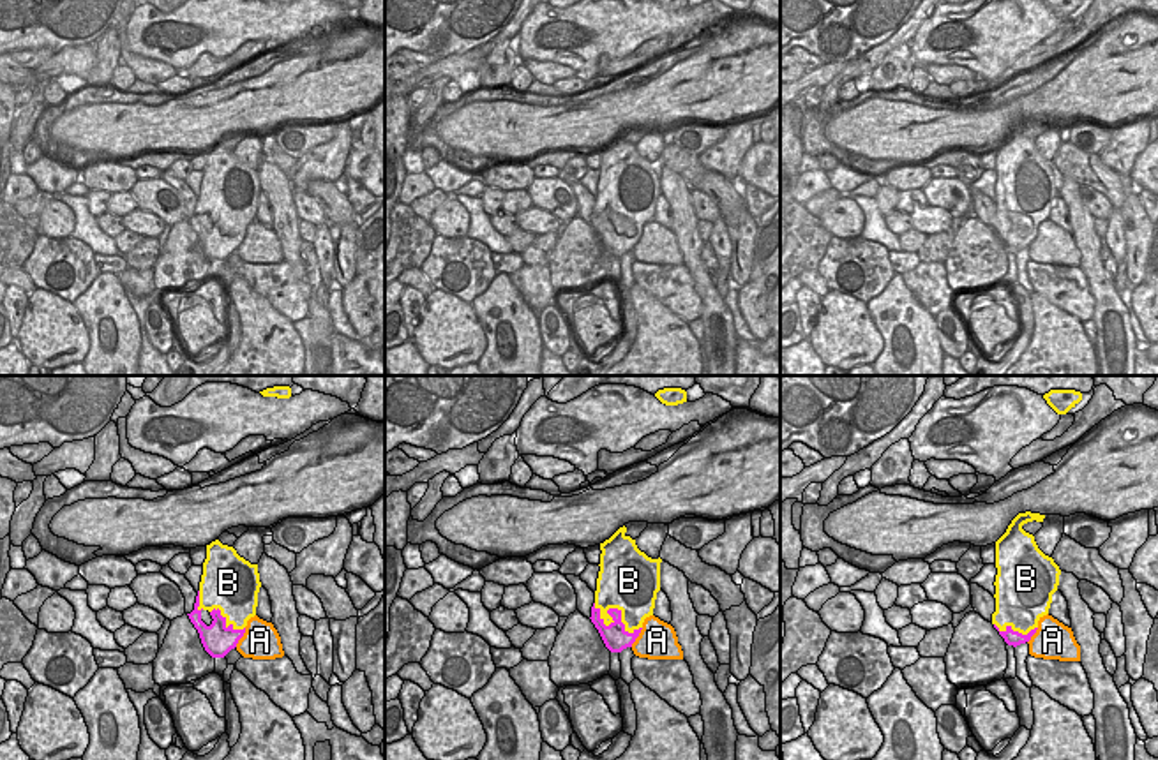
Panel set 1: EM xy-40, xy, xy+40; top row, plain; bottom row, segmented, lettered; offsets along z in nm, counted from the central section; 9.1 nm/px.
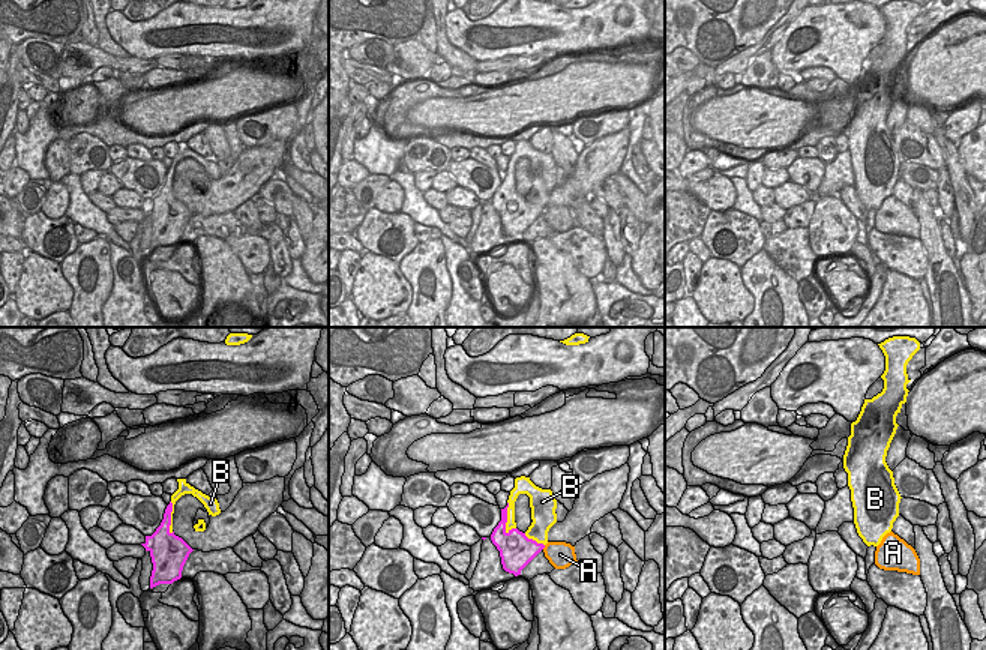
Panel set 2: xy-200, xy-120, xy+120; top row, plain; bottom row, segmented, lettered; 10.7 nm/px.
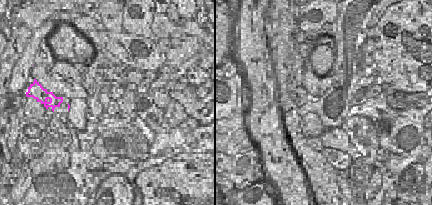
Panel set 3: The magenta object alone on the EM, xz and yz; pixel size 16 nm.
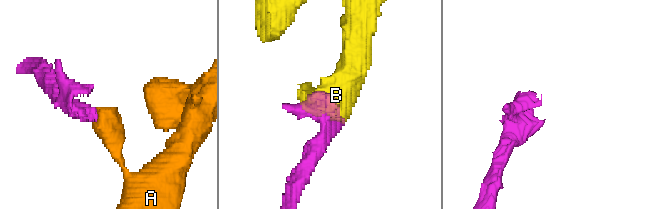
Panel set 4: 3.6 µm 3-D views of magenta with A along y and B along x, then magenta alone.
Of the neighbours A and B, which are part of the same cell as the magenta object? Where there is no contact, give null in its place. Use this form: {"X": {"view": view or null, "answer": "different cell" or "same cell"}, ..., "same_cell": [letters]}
{"A": {"view": "xy-40", "answer": "different cell"}, "B": {"view": "xy", "answer": "same cell"}, "same_cell": ["B"]}

